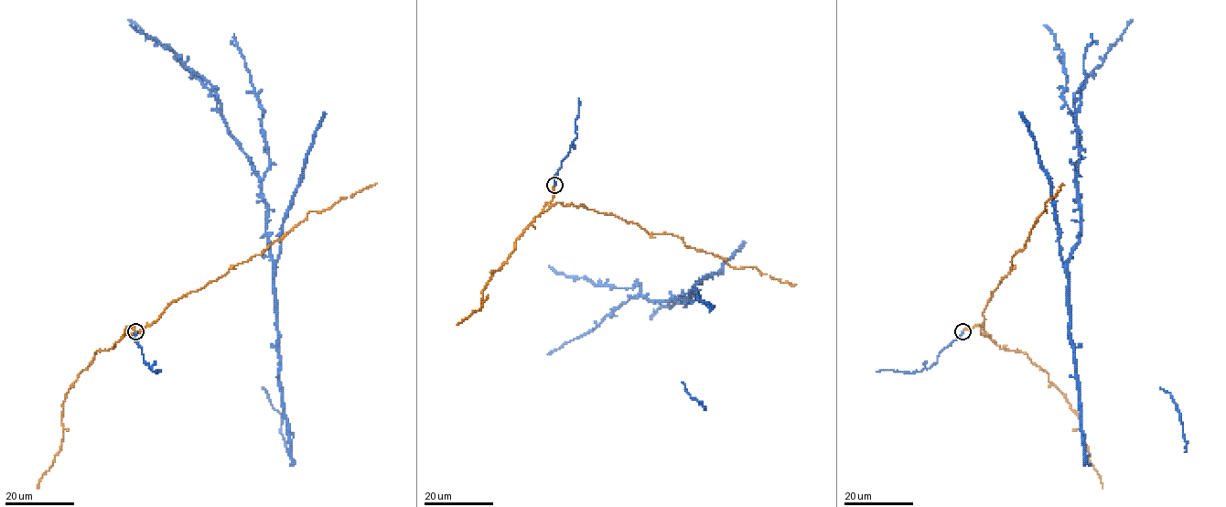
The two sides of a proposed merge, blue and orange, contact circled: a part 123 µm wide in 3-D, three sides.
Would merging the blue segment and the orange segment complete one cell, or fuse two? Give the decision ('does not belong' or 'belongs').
belongs

